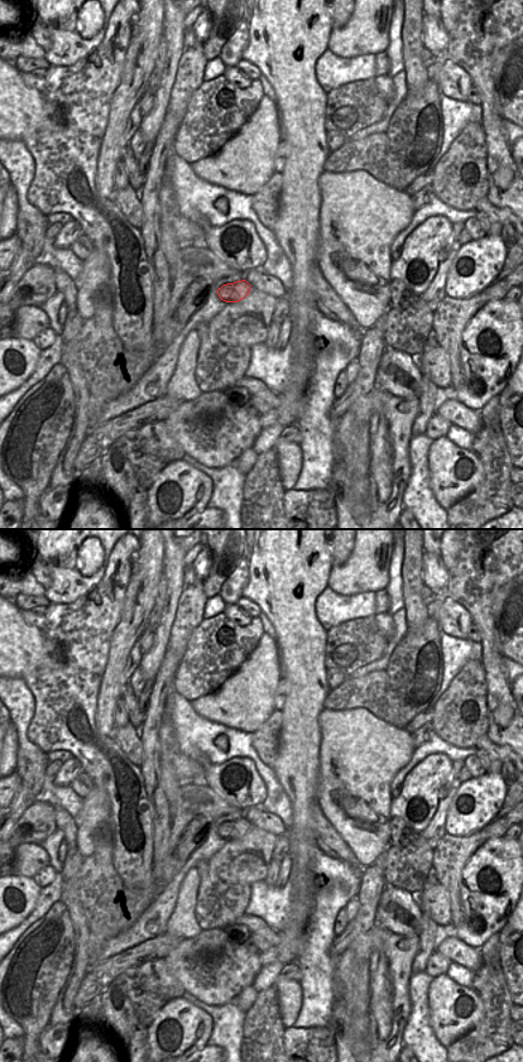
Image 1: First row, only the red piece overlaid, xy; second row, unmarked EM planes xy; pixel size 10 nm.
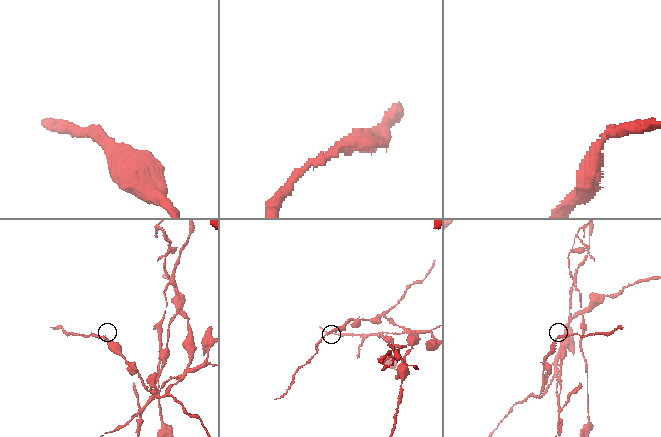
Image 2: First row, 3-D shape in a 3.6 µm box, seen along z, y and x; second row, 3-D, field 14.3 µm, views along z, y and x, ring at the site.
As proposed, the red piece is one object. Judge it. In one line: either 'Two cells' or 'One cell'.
Two cells

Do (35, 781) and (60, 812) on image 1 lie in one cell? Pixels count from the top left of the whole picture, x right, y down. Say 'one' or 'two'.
two

